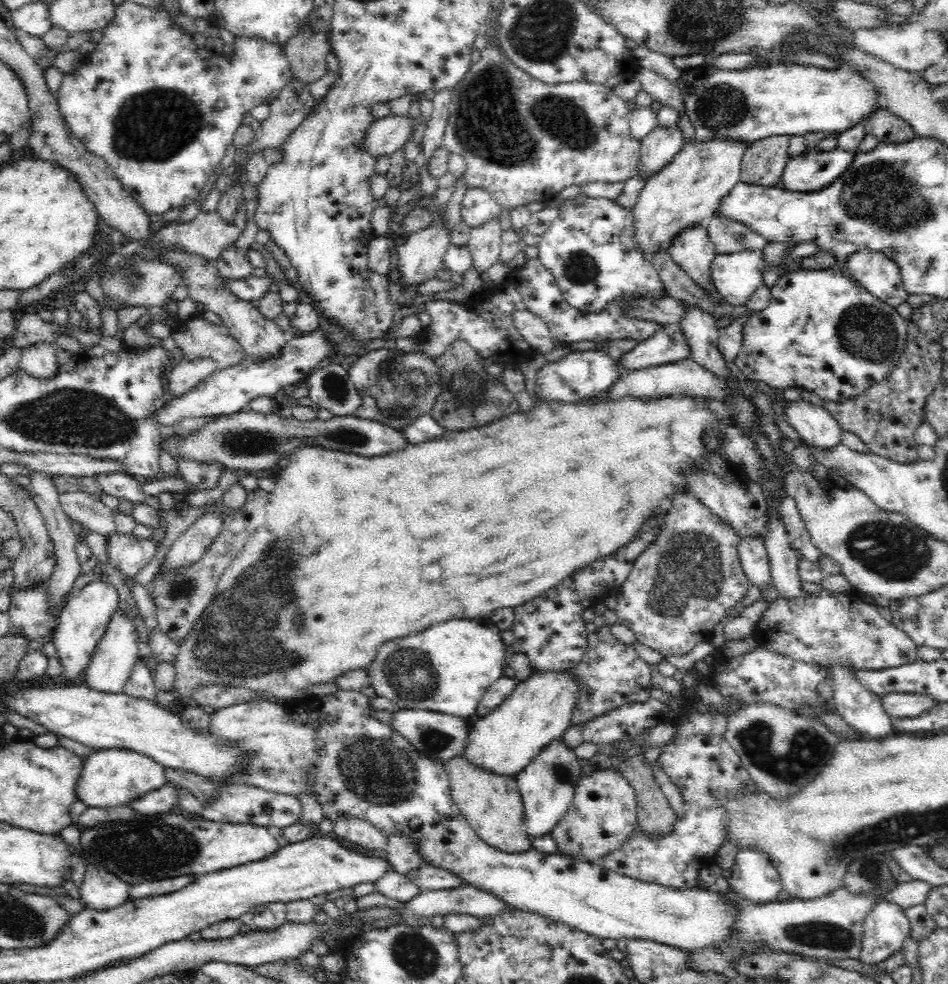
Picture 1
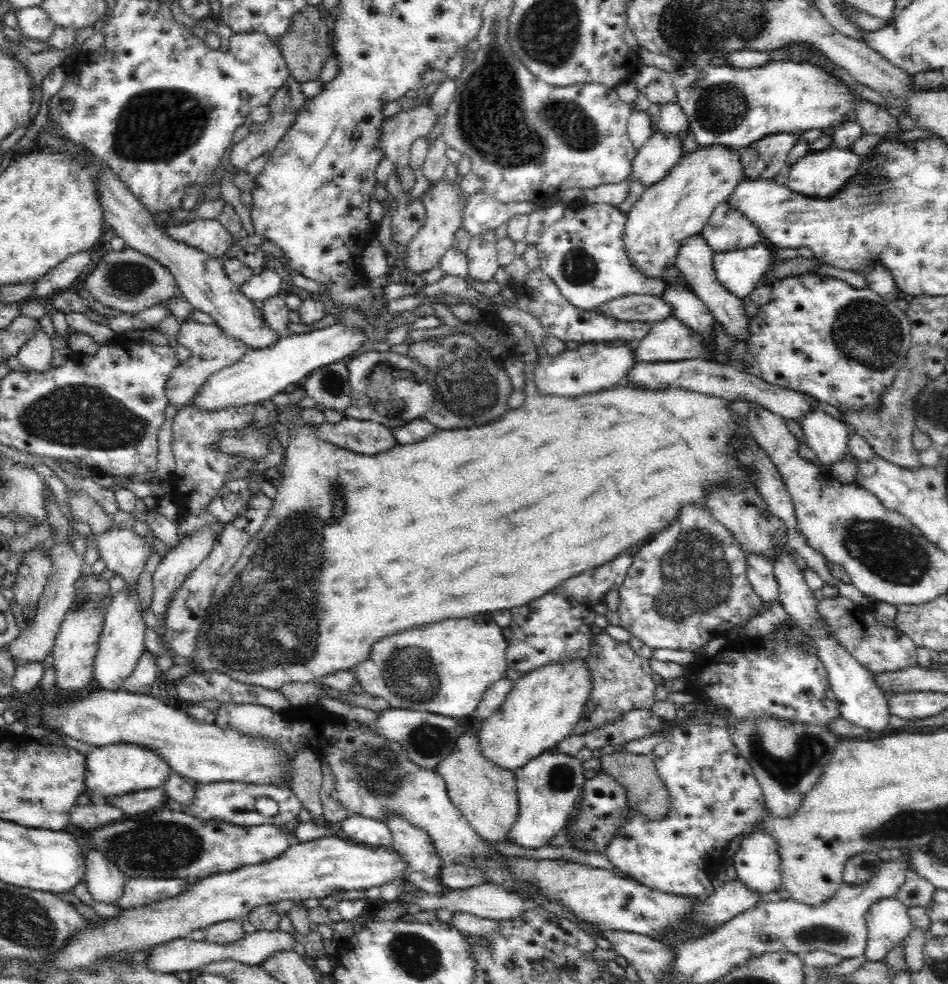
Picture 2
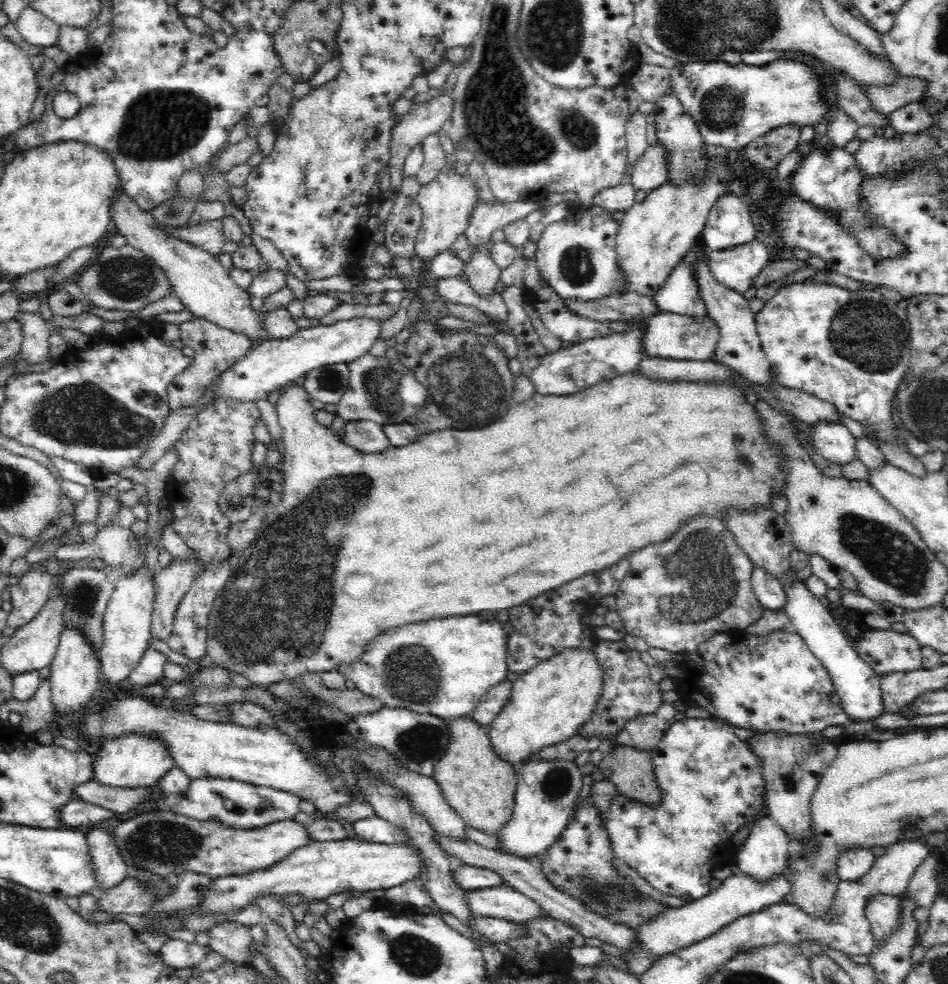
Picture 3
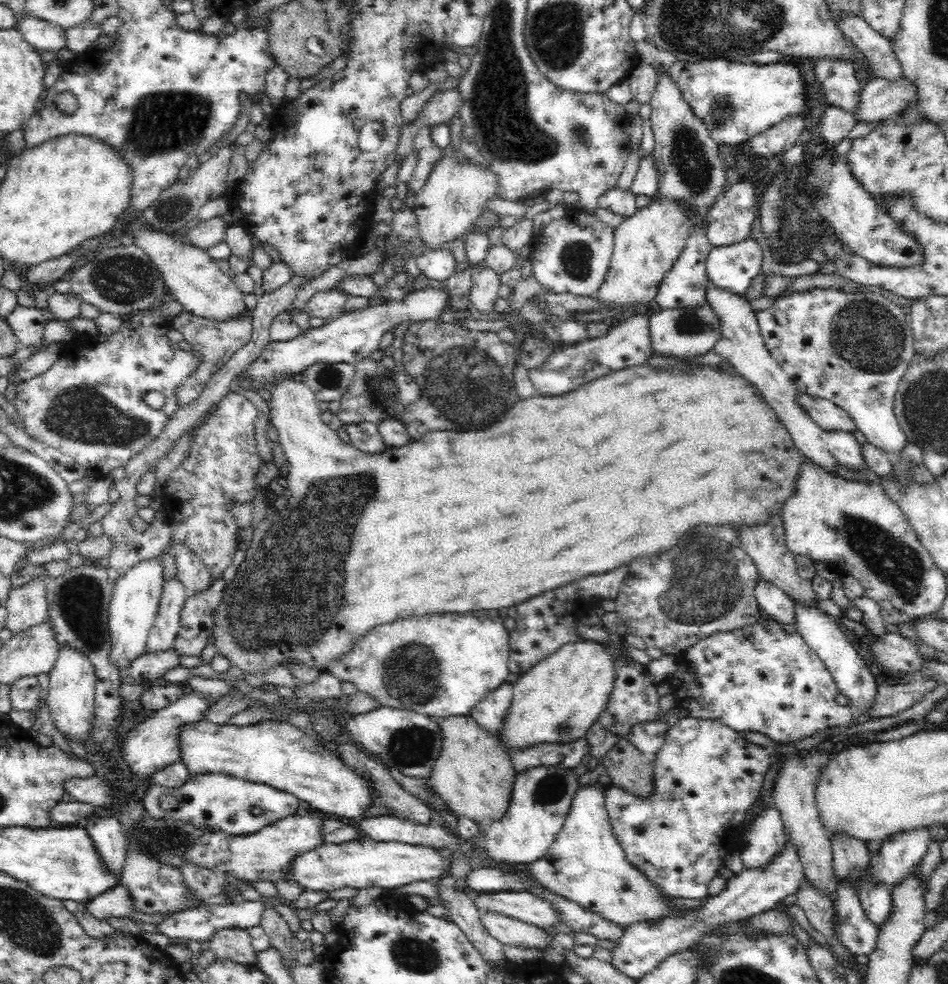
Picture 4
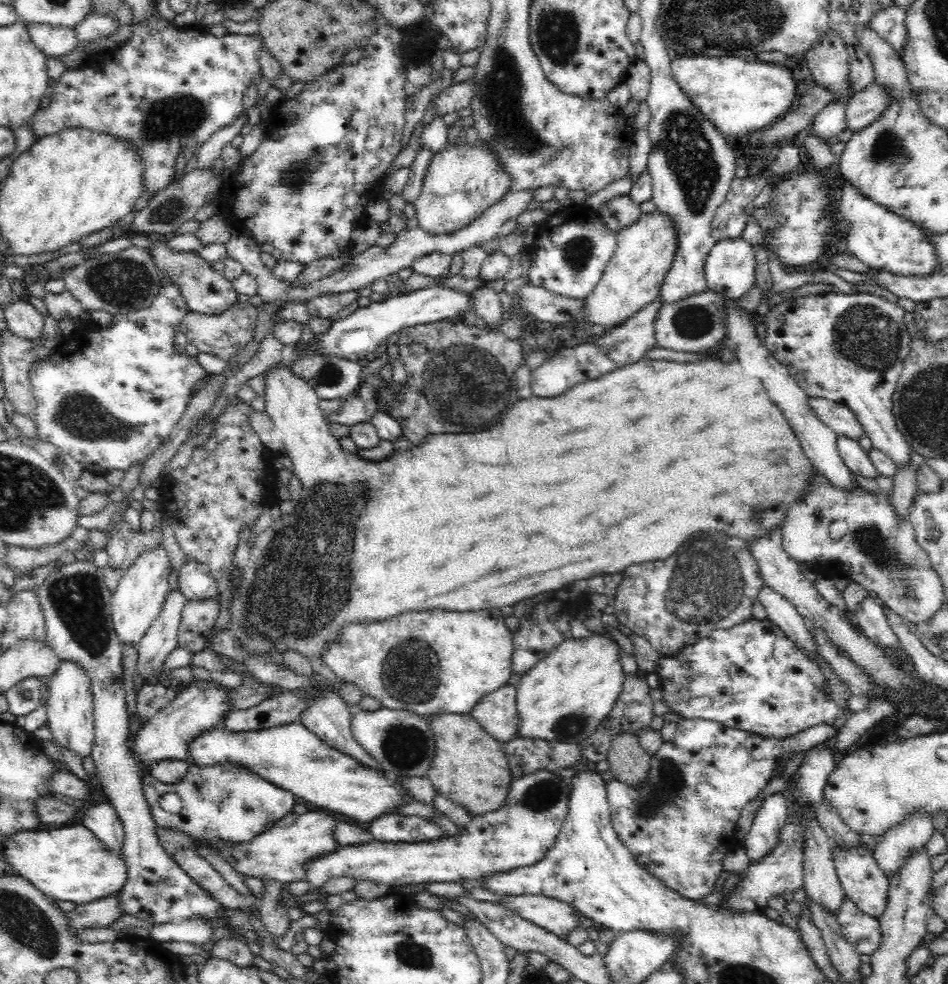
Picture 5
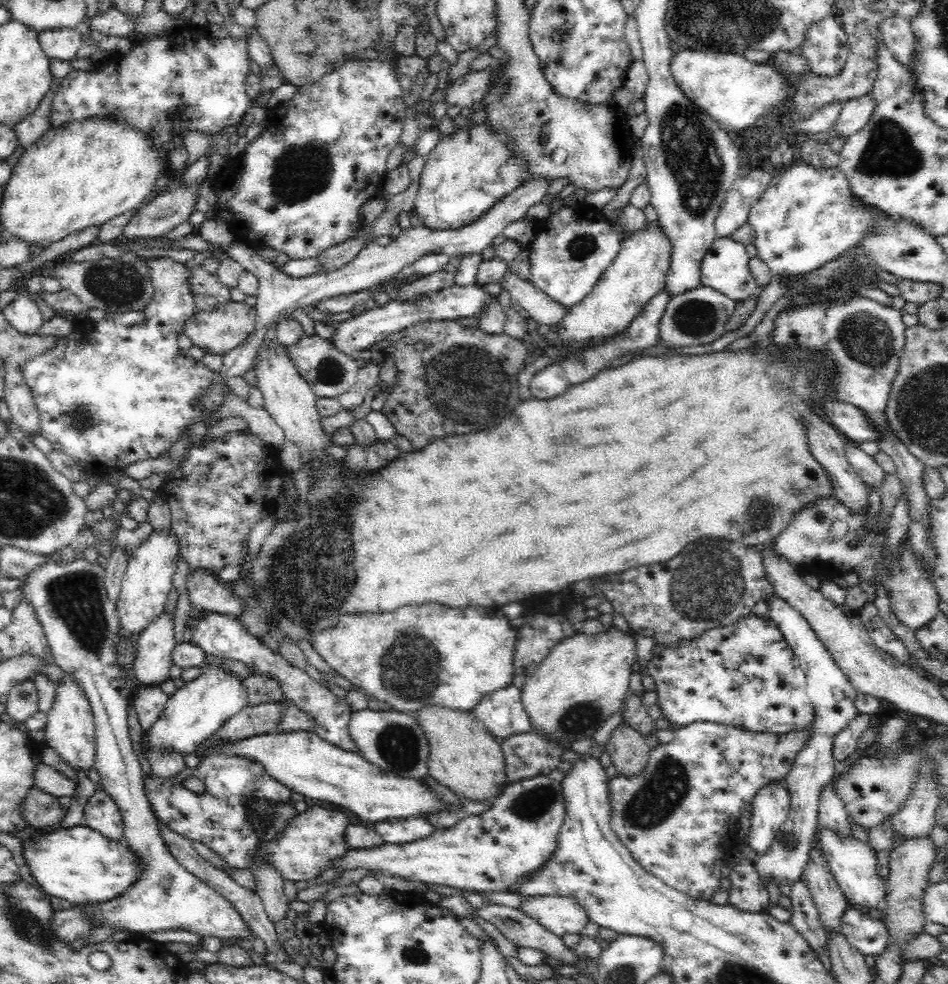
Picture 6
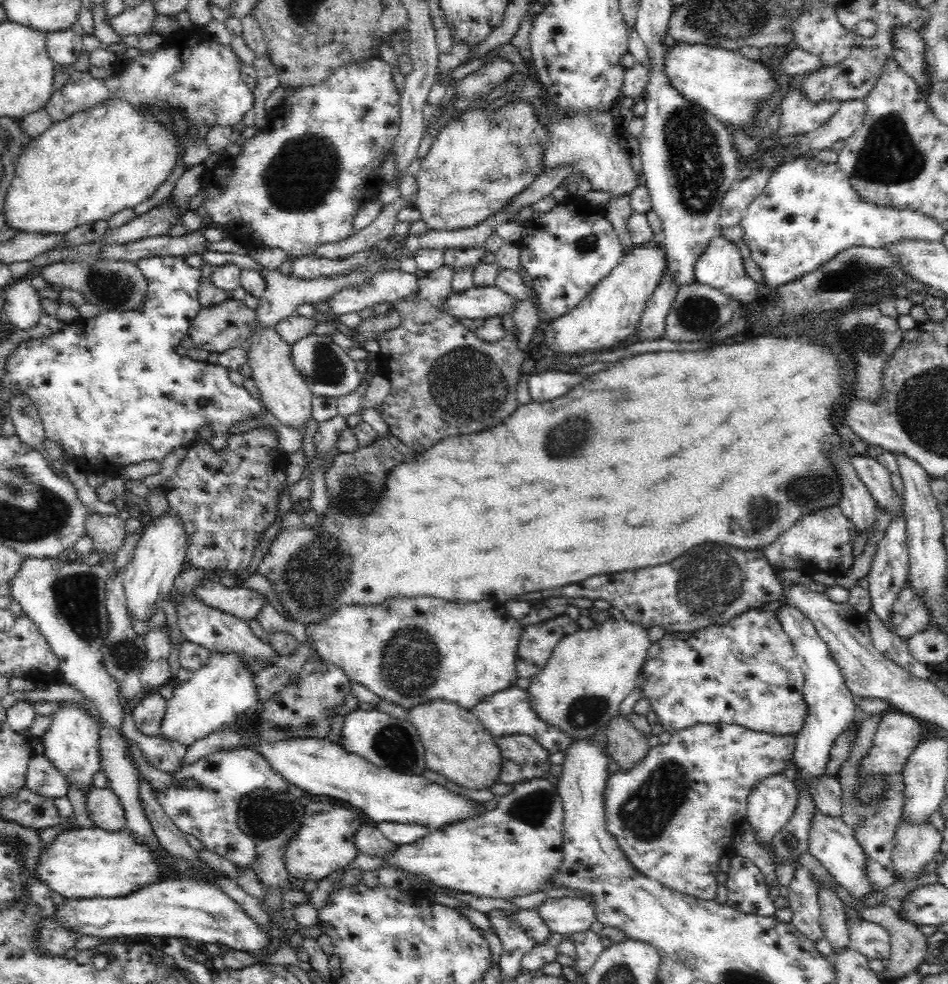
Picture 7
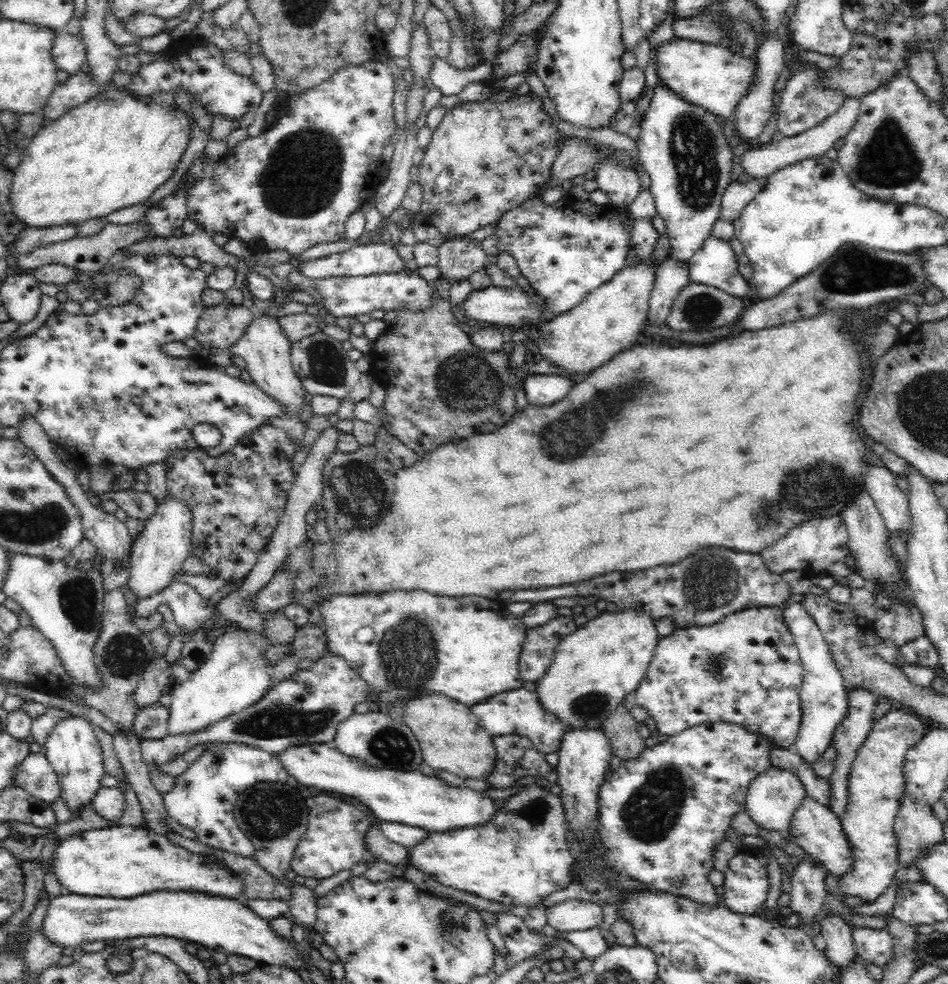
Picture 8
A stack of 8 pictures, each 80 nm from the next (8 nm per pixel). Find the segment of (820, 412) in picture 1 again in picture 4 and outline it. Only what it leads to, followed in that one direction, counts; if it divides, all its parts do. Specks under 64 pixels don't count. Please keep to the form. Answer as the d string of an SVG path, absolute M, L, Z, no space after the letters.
M840 430L826 432L828 436L826 442L827 450L840 466L846 466L852 471L862 467L867 468L861 454L862 447L852 433Z

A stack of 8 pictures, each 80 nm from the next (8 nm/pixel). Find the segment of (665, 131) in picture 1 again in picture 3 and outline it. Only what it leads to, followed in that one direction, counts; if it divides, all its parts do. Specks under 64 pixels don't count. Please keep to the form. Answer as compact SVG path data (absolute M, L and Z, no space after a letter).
M659 142L648 144L644 154L632 164L630 180L634 189L650 192L669 178L669 154Z

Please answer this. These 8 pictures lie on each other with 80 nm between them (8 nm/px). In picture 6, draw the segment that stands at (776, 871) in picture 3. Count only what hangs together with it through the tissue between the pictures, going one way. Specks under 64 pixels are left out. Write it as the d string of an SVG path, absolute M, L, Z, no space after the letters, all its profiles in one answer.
M774 782L762 787L751 799L751 827L746 844L756 856L766 854L790 810L789 791Z

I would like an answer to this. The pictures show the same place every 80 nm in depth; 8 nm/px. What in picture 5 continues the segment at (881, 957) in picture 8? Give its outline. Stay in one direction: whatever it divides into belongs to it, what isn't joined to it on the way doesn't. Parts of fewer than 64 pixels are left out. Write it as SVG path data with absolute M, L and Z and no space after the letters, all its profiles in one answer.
M846 894L836 915L842 936L853 948L860 955L875 954L882 937L879 921L860 911Z

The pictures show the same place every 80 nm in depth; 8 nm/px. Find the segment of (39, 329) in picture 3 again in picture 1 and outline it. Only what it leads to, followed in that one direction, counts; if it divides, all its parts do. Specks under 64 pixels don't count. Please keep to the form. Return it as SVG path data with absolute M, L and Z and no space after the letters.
M46 342L39 343L38 346L25 347L20 369L34 378L49 379L59 369L57 348Z

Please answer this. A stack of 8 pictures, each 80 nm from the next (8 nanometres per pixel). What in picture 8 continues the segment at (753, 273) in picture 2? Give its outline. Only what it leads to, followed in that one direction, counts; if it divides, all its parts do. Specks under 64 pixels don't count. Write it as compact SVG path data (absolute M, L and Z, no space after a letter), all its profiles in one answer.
M708 237L688 263L689 280L713 286L751 302L752 286L738 270L738 257L728 241Z

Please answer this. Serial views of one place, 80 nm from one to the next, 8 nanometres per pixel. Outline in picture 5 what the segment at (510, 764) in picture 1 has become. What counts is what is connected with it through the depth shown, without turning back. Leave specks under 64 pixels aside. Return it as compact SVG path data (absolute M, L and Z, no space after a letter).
M595 634L586 640L566 639L516 685L518 724L516 737L581 744L612 710L622 690L618 646Z

